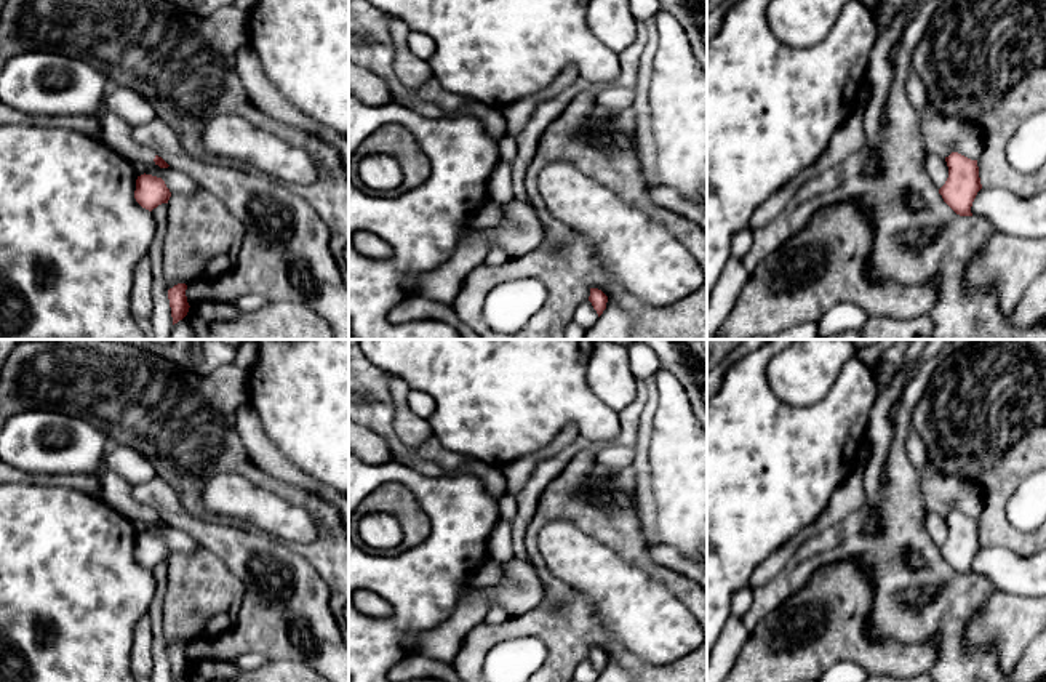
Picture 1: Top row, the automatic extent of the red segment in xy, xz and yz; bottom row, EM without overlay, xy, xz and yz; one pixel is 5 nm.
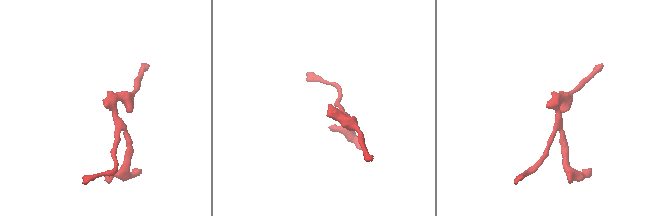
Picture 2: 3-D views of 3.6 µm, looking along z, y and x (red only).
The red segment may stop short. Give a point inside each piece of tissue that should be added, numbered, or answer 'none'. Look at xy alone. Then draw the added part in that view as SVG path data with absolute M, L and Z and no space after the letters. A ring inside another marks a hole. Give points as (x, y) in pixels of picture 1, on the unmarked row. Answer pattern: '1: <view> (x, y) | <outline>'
1: xy (115, 490) | M102 464L98 471L101 479L101 493L99 496L117 512L123 514L130 520L150 522L155 517L155 512L133 496L133 487L110 467Z

